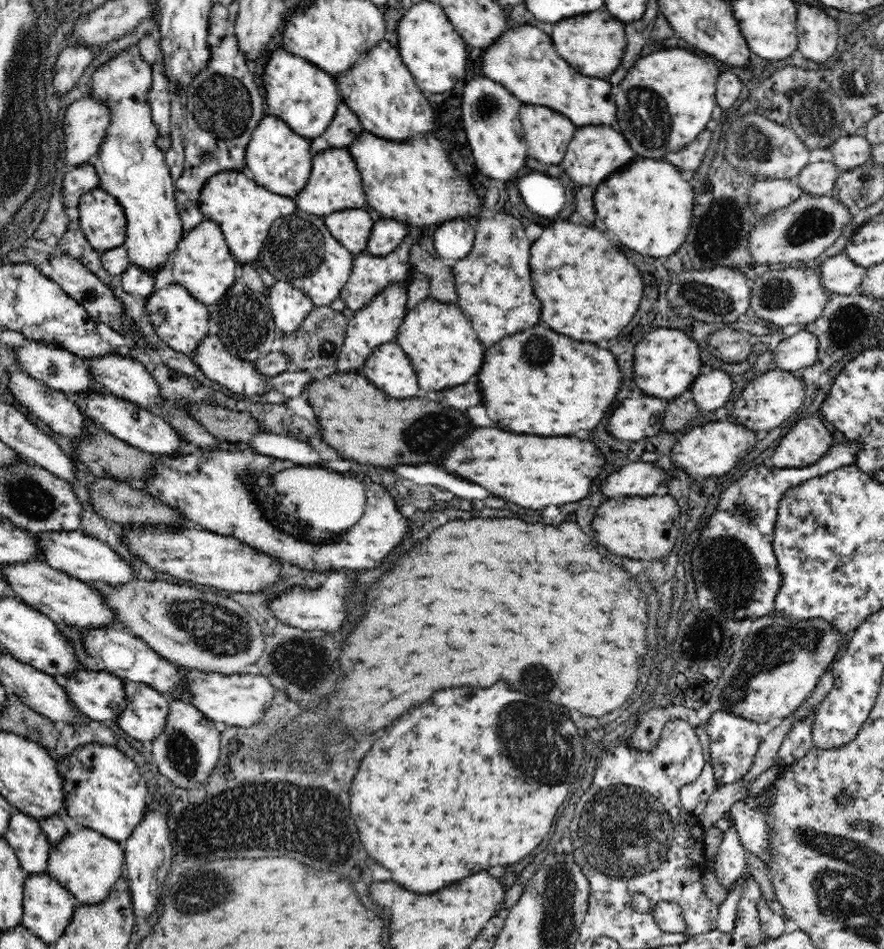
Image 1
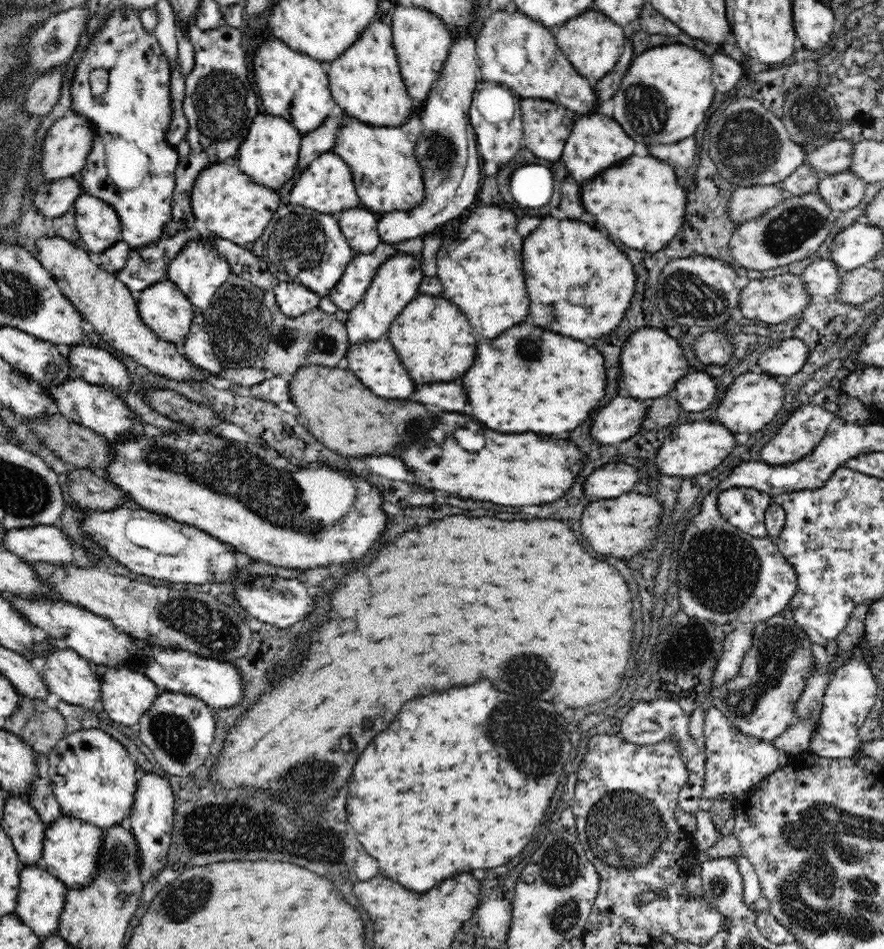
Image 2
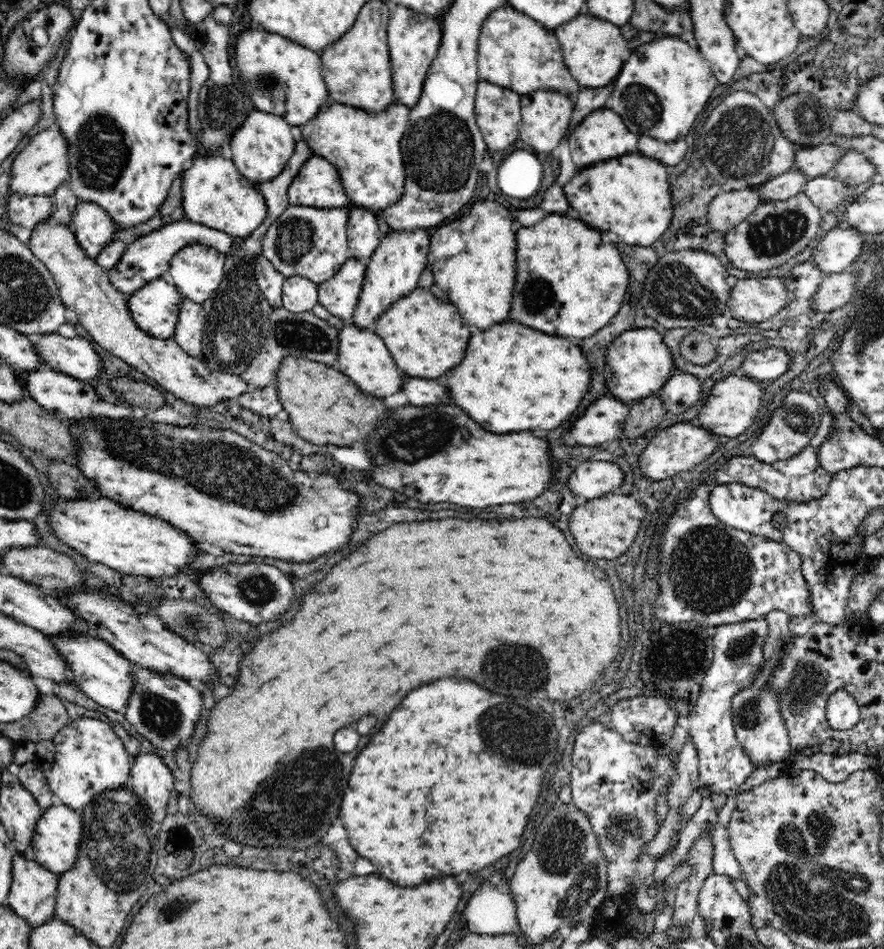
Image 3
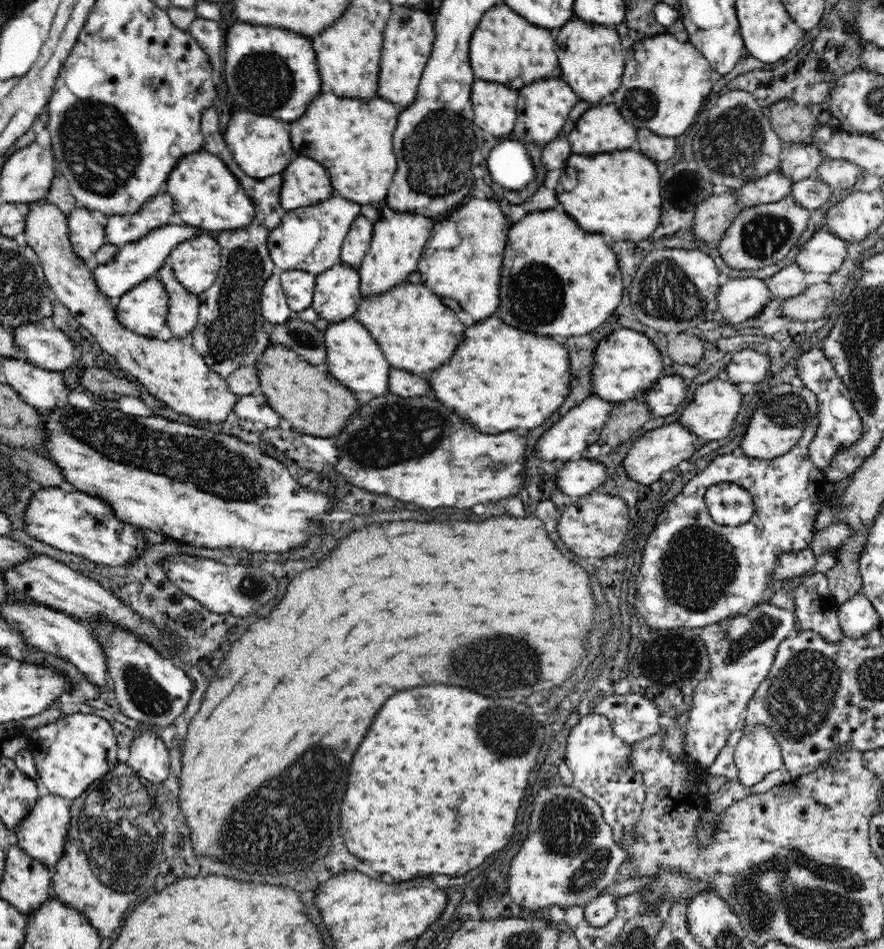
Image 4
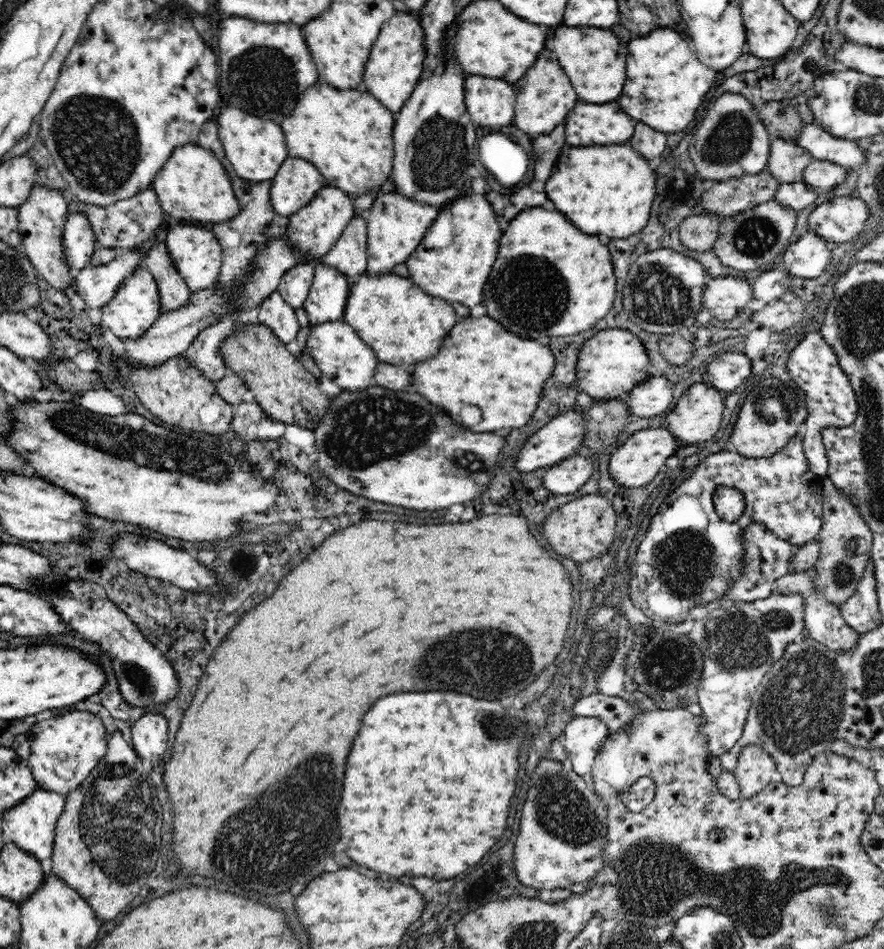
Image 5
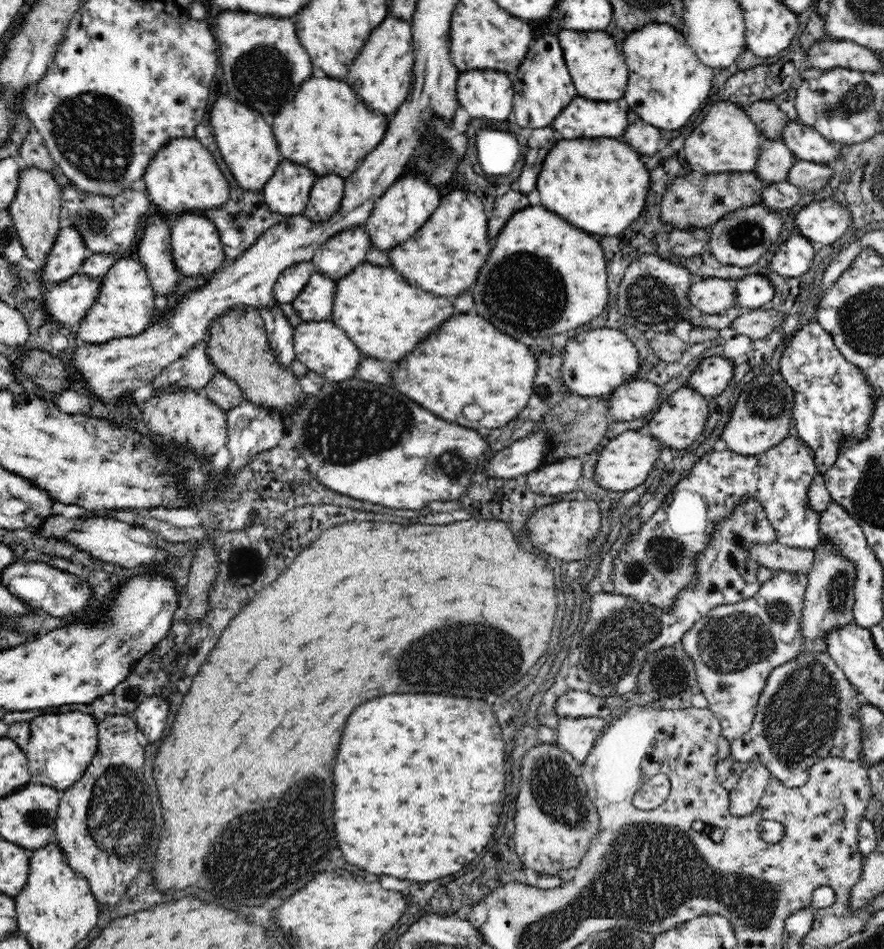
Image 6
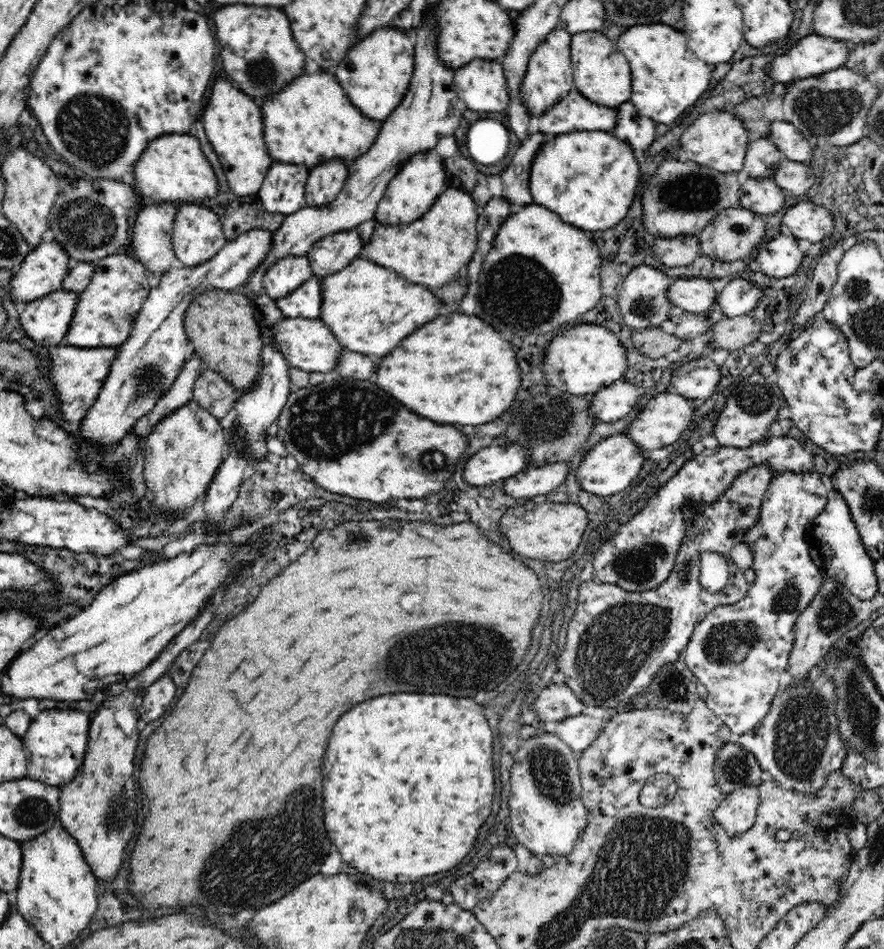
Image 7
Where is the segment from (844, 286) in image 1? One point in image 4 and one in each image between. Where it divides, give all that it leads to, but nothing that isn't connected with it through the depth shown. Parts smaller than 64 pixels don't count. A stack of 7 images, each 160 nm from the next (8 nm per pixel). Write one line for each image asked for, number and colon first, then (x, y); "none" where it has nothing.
2: (822, 278)
3: (803, 280)
4: (790, 281)

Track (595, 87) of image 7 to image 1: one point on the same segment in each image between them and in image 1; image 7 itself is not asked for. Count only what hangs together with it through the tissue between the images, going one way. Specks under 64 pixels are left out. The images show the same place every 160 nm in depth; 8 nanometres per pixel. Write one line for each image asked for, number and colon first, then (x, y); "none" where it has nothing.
1: (594, 44)
2: (593, 44)
3: (592, 48)
4: (592, 63)
5: (591, 57)
6: (597, 68)

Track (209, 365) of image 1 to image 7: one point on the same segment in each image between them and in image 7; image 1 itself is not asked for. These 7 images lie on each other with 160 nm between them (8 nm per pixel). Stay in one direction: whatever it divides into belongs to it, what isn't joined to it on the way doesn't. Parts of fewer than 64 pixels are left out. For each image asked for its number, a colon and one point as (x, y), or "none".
2: (197, 348)
3: (189, 331)
4: (182, 313)
5: (174, 293)
6: (155, 253)
7: (152, 234)

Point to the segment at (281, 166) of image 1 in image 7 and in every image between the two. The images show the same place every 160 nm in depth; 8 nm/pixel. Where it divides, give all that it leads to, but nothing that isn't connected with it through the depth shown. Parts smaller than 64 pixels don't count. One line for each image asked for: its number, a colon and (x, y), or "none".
2: (269, 152)
3: (261, 147)
4: (261, 146)
5: (256, 148)
6: (246, 142)
7: (232, 122)

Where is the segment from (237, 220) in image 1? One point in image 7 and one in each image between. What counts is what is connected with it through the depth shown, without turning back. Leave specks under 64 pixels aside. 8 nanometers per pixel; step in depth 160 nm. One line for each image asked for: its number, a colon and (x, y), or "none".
2: (234, 207)
3: (214, 193)
4: (206, 193)
5: (193, 186)
6: (184, 177)
7: (173, 168)

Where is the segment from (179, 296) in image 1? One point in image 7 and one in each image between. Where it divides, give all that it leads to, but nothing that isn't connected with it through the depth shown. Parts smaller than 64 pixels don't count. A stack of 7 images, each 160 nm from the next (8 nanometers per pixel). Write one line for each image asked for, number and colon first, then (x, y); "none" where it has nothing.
2: (163, 308)
3: (155, 307)
4: (143, 310)
5: (135, 306)
6: (124, 307)
7: (106, 310)

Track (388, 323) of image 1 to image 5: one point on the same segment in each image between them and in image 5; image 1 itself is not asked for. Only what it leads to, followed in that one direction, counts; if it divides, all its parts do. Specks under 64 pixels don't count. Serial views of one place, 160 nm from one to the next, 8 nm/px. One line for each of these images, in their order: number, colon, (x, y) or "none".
2: (396, 283)
3: (394, 269)
4: (398, 239)
5: (396, 224)

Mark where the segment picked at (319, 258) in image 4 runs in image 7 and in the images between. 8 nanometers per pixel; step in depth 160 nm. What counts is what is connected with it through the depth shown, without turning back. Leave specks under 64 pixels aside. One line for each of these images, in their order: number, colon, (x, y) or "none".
5: (315, 228)
6: (327, 191)
7: (323, 184)

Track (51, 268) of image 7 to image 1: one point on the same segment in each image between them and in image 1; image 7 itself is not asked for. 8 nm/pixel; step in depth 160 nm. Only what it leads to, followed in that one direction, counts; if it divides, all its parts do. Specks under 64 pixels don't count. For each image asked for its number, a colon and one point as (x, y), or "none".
1: (103, 222)
2: (98, 225)
3: (93, 228)
4: (86, 234)
5: (79, 244)
6: (68, 253)

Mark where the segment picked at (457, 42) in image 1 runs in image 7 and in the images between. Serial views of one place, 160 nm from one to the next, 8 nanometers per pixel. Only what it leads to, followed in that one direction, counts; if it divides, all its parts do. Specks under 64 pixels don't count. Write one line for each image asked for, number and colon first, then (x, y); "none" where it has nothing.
2: (422, 41)
3: (413, 38)
4: (408, 39)
5: (392, 71)
6: (381, 74)
7: (376, 75)

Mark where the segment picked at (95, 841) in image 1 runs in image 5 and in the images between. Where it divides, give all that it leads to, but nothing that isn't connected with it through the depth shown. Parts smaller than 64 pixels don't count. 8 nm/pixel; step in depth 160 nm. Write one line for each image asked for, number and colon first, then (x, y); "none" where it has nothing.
2: (71, 847)
3: (57, 833)
4: (41, 834)
5: (31, 825)

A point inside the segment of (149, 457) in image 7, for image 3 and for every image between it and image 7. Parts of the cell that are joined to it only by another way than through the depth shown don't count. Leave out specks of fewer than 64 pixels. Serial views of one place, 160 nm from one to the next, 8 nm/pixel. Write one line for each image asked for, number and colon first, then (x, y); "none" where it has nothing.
3: (84, 287)
4: (174, 373)
5: (176, 392)
6: (190, 418)

